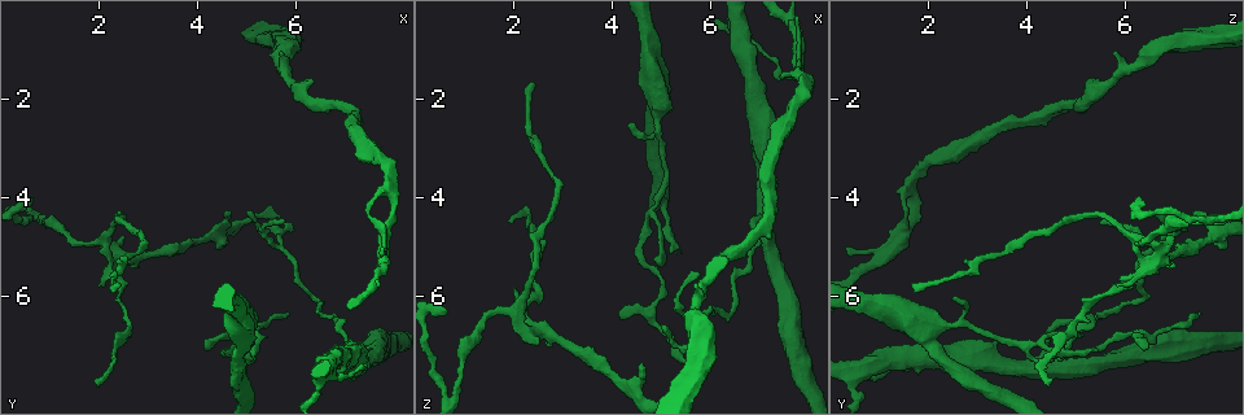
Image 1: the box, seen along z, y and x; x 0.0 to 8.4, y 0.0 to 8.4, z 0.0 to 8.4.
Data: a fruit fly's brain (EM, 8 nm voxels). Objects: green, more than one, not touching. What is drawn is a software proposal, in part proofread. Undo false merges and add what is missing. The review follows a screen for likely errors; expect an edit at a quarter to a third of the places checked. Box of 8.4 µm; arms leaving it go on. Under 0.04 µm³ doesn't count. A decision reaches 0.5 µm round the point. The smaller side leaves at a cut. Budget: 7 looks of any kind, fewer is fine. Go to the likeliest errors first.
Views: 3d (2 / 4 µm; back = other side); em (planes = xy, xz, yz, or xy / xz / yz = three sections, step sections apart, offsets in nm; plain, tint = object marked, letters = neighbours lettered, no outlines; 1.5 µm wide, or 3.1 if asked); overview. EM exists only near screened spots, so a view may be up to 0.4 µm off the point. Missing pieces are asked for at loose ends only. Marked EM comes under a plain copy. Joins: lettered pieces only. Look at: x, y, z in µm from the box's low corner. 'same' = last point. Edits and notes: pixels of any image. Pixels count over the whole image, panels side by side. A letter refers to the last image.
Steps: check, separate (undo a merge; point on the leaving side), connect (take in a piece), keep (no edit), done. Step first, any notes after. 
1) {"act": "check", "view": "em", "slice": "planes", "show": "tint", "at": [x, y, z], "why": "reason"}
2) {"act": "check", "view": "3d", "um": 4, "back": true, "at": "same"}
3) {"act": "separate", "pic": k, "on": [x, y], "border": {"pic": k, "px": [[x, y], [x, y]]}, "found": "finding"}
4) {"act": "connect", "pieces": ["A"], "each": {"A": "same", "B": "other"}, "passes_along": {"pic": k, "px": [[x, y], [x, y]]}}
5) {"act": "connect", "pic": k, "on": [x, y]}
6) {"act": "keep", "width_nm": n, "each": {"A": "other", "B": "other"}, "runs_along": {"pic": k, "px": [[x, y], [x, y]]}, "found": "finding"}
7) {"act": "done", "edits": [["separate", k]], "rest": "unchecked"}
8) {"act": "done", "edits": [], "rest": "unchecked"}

{"act": "check", "view": "em", "slice": "planes", "show": "tint", "at": [0.80, 4.40, 7.95], "why": "abrupt turn"}

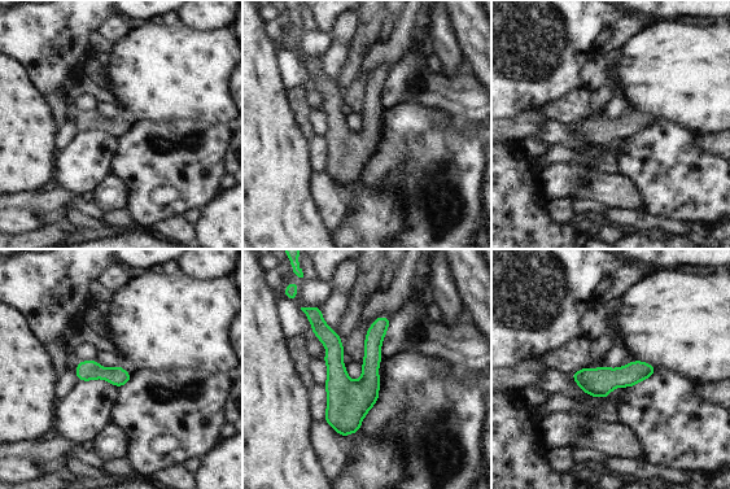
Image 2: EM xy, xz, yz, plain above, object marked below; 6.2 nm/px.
{"act": "check", "view": "em", "slice": "planes", "show": "letters", "at": "same", "why": "what lies round it"}

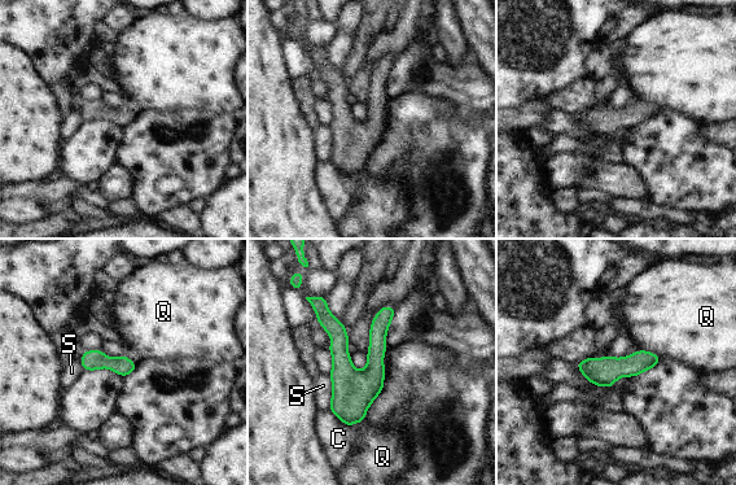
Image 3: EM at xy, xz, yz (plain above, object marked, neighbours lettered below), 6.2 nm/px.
{"act": "keep", "each": {"C": "other", "Q": "other", "S": "other"}, "runs_along": {"pic": 3, "px": [[312, 300], [338, 332], [345, 419]]}, "found": "one cell here"}

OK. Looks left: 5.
{"act": "check", "view": "em", "slice": "planes", "show": "letters", "at": [4.40, 6.05, 2.55], "why": "tapers out"}

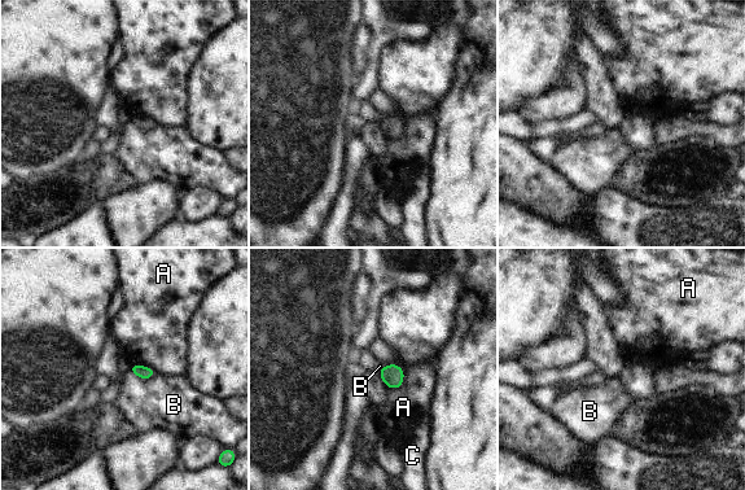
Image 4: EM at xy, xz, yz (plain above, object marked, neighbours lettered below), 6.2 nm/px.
{"act": "keep", "each": {"A": "other", "B": "other", "C": "other"}, "border": {"pic": 4, "px": [[128, 371], [144, 379], [156, 375]]}, "found": "no lettered piece goes on from it"}

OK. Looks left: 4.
{"act": "check", "view": "em", "slice": "planes", "show": "letters", "at": [5.35, 6.75, 5.10], "why": "abrupt turn"}

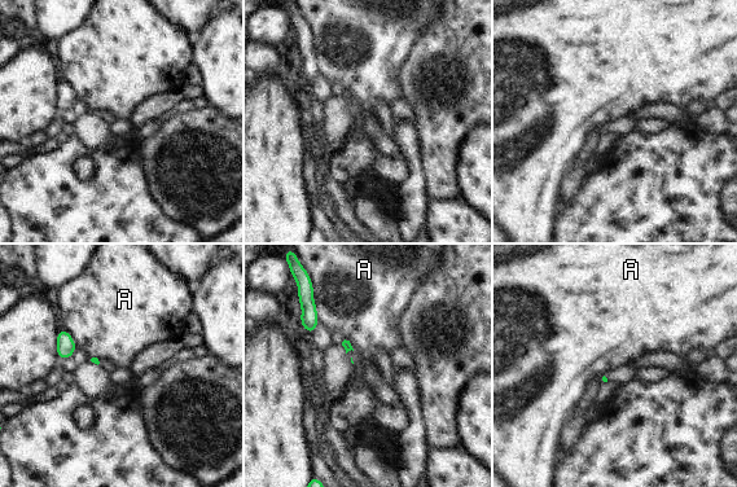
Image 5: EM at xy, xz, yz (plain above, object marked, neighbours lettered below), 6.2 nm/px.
{"act": "keep", "each": {"A": "other"}, "border": {"pic": 5, "px": [[312, 297], [319, 321]]}, "found": "all the same cell"}

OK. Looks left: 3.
{"act": "done", "edits": [], "rest": "unchecked"}

